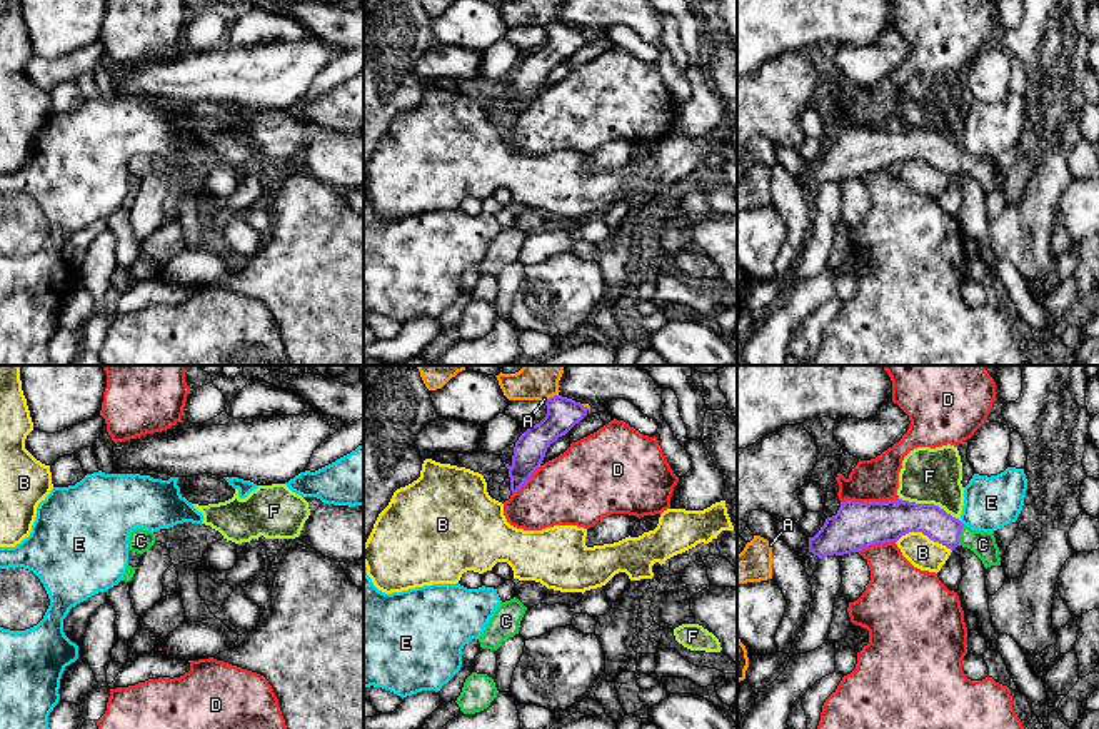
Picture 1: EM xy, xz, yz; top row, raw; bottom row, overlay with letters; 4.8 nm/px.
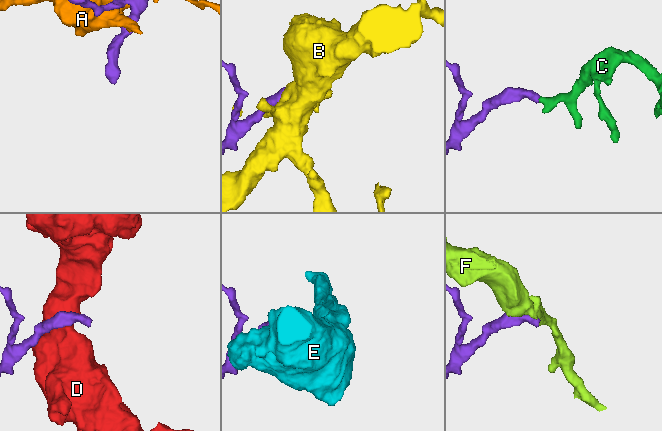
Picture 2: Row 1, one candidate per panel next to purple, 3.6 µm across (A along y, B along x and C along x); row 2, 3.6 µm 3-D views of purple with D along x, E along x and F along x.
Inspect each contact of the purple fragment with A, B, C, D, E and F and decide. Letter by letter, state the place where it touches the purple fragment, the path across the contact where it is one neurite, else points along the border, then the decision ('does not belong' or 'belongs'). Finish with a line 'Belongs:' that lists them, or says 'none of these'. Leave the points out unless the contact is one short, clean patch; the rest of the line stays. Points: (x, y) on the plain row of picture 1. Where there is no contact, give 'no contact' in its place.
A: meets purple in xz at (551, 24); does not belong
B: meets purple in yz at (924, 160); border along yz (896, 167), (909, 159), (923, 159), (951, 177); does not belong
C: meets purple in yz at (959, 160); runs through yz (929, 145), (959, 160), (983, 170); belongs
D: meets purple in yz at (869, 129); does not belong
E: meets purple in yz at (961, 149); border along yz (959, 147), (964, 150); does not belong
F: meets purple in yz at (929, 130); border along yz (899, 124), (909, 129), (938, 130), (959, 147); does not belong
Belongs: C

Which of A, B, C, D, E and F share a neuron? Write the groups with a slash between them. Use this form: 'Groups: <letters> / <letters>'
Groups: A / B / C / D / E / F

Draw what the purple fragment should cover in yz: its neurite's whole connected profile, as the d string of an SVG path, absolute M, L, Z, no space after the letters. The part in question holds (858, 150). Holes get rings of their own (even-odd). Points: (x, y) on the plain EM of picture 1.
M902 125L869 130L854 127L841 128L837 140L827 143L820 157L814 163L809 163L809 178L819 185L834 180L844 182L861 178L869 172L897 168L909 158L922 158L931 167L942 170L951 177L957 172L967 173L982 187L986 195L991 192L1001 192L994 158L972 157L939 132L916 130Z

